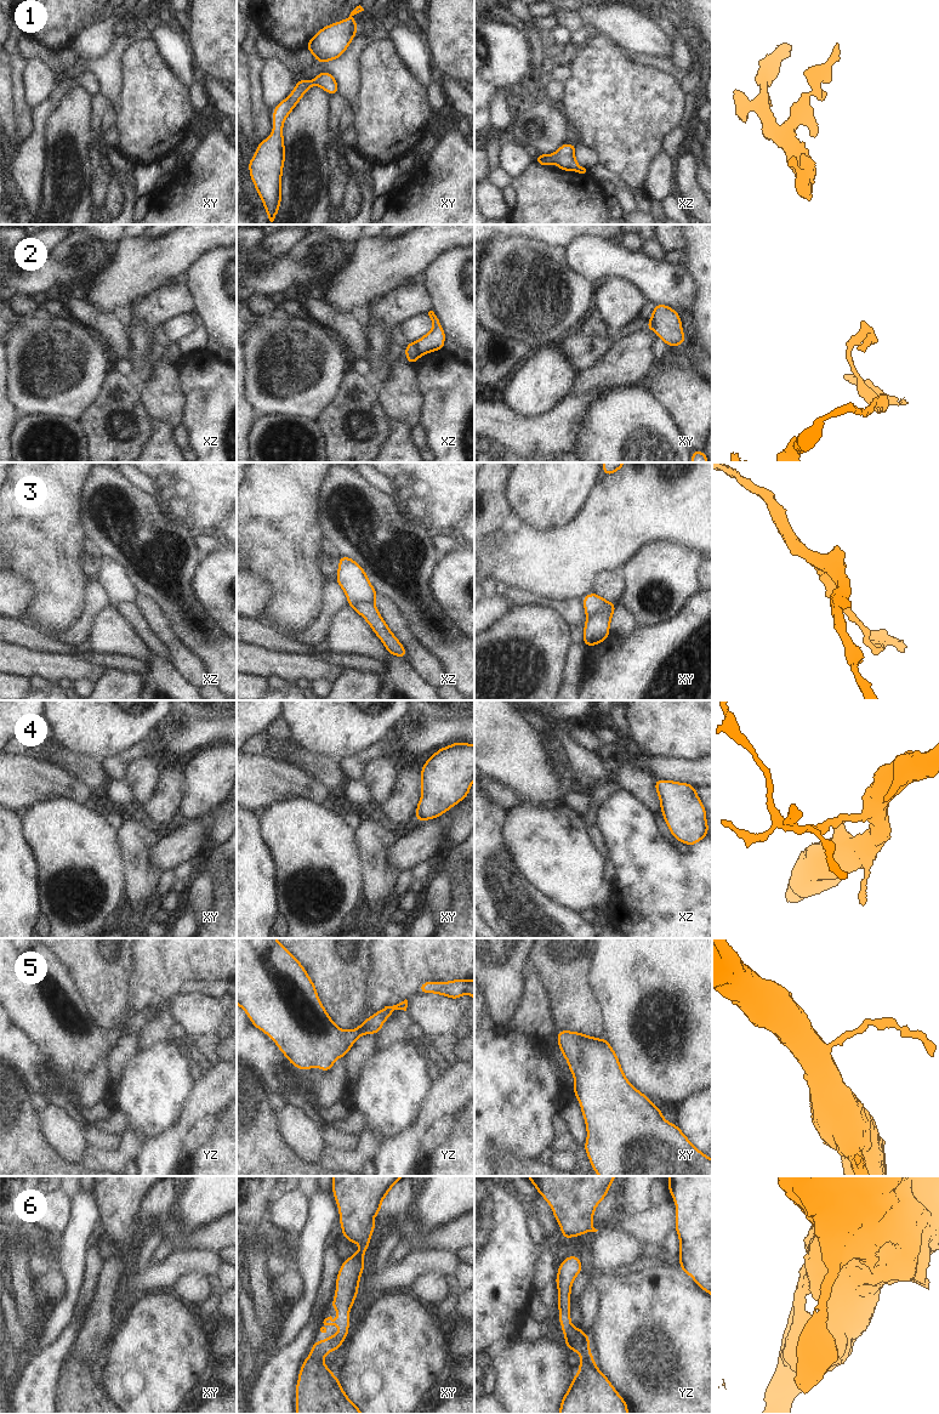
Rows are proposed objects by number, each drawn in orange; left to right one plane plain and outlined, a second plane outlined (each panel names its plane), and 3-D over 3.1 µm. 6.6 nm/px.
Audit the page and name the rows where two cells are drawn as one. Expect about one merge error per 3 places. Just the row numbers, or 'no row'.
2, 3

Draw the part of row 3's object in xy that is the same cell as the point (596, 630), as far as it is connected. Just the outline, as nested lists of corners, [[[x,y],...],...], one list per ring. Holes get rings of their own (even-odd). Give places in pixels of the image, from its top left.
[[[604,612],[586,620],[584,628],[584,644],[587,648],[599,644],[610,636],[609,625],[611,624],[611,617],[611,612]]]

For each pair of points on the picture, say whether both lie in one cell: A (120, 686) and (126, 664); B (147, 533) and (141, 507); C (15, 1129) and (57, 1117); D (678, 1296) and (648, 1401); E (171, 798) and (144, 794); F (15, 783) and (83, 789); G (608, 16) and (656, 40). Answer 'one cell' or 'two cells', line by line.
A: two cells
B: one cell
C: two cells
D: one cell
E: two cells
F: one cell
G: one cell

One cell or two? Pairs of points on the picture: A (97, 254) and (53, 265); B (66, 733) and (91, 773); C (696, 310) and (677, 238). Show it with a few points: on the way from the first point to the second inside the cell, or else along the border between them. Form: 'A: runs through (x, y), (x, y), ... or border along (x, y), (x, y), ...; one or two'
A: runs through (86, 254), (79, 255), (72, 262), (64, 265); one
B: border along (55, 738), (70, 750), (91, 755), (101, 761); two
C: border along (686, 237), (686, 246), (681, 251); two

